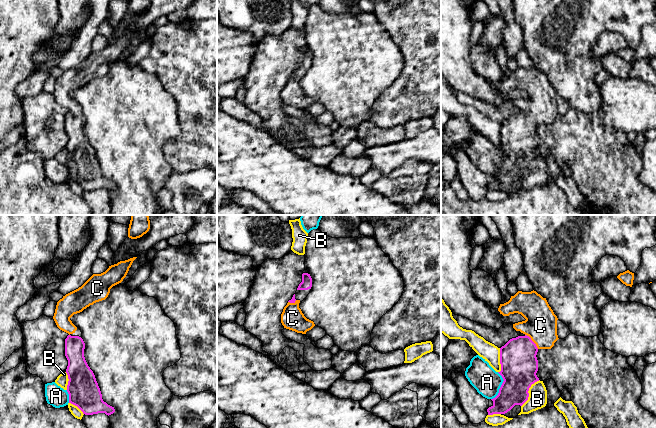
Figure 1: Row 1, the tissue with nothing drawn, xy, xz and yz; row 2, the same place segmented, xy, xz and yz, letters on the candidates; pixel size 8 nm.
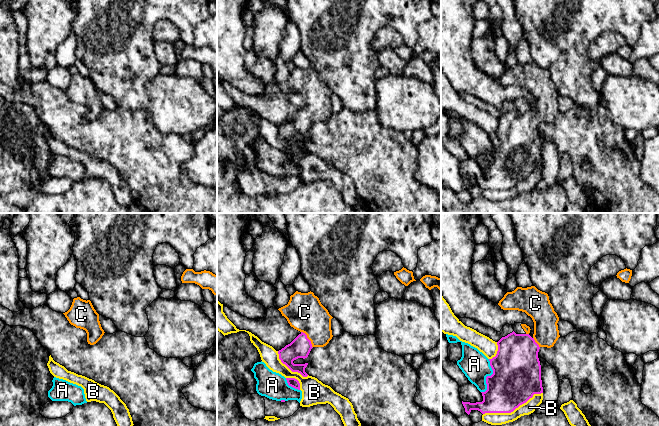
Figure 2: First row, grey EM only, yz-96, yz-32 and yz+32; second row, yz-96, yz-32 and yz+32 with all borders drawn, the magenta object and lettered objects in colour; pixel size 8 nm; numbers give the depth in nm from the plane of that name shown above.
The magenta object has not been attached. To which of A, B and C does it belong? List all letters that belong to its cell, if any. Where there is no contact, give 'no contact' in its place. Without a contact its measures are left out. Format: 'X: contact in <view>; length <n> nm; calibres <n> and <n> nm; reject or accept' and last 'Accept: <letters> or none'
A: contact in yz; length 240 nm; calibres 300 and 220 nm; reject
B: contact in yz; length 260 nm; calibres 300 and 150 nm; reject
C: contact in yz; length 160 nm; calibres 300 and 260 nm; accept
Accept: C

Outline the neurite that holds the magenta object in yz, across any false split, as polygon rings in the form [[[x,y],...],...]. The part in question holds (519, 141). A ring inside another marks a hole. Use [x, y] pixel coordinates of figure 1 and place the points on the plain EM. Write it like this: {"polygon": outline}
{"polygon": [[[534,66],[531,68],[518,67],[514,72],[511,72],[508,78],[500,80],[498,87],[503,92],[518,89],[526,96],[513,100],[513,104],[524,111],[510,115],[500,124],[501,147],[498,149],[504,157],[498,171],[491,175],[493,181],[487,185],[488,191],[505,190],[515,181],[522,182],[528,176],[529,164],[539,157],[536,151],[538,147],[536,133],[538,126],[551,125],[559,115],[557,111],[557,92],[549,82],[546,74],[543,74]]]}

